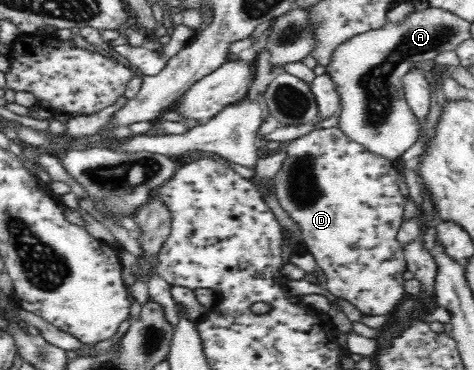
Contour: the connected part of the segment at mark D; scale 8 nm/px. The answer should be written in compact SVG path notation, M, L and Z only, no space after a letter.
M338 126L312 129L304 136L289 140L284 146L284 154L282 166L273 180L273 193L282 210L299 227L306 252L313 255L326 275L325 288L336 299L350 302L363 315L387 316L406 294L404 272L407 262L397 239L406 200L397 183L397 162L369 151Z

